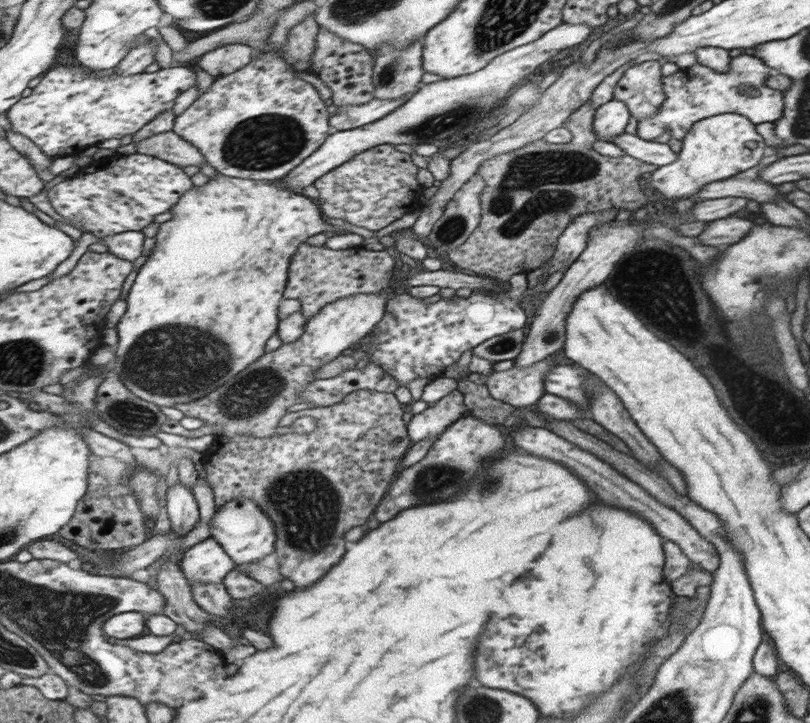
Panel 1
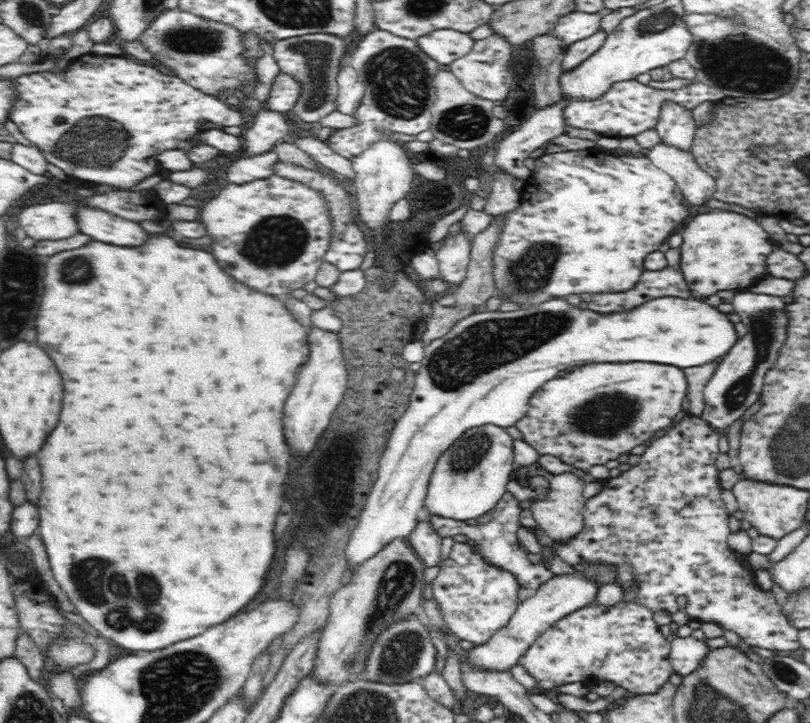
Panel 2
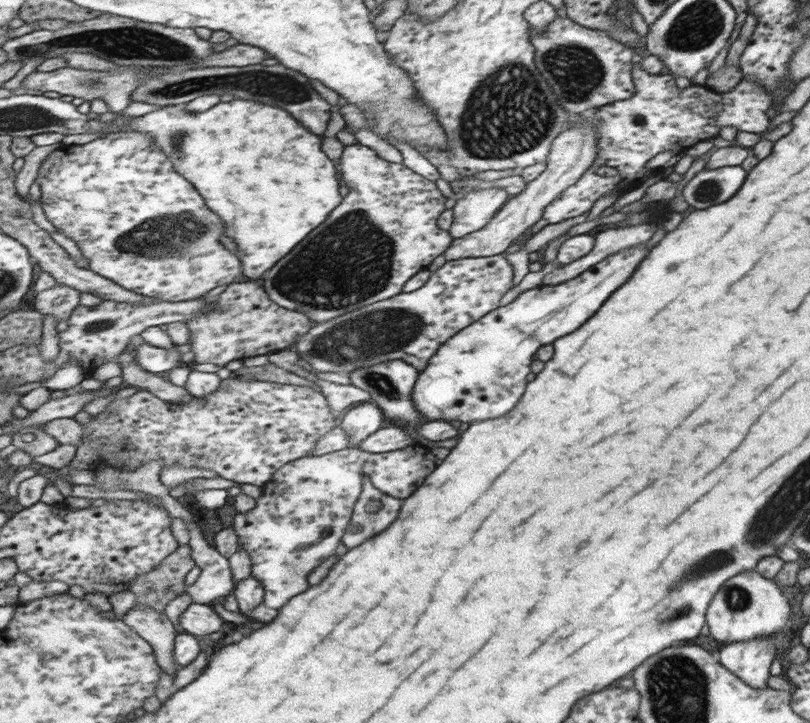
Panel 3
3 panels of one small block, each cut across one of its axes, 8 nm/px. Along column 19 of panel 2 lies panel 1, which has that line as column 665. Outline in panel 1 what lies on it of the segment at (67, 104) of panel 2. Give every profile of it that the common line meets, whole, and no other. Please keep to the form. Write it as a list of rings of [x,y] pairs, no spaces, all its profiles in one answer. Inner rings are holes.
[[[747,51],[731,58],[729,70],[725,74],[701,66],[699,63],[679,69],[661,78],[665,101],[652,118],[643,118],[637,122],[635,134],[643,140],[650,141],[668,130],[672,138],[681,140],[697,121],[723,113],[741,114],[751,122],[773,123],[781,118],[785,90],[775,90],[765,85],[765,78],[776,74],[777,71]]]

